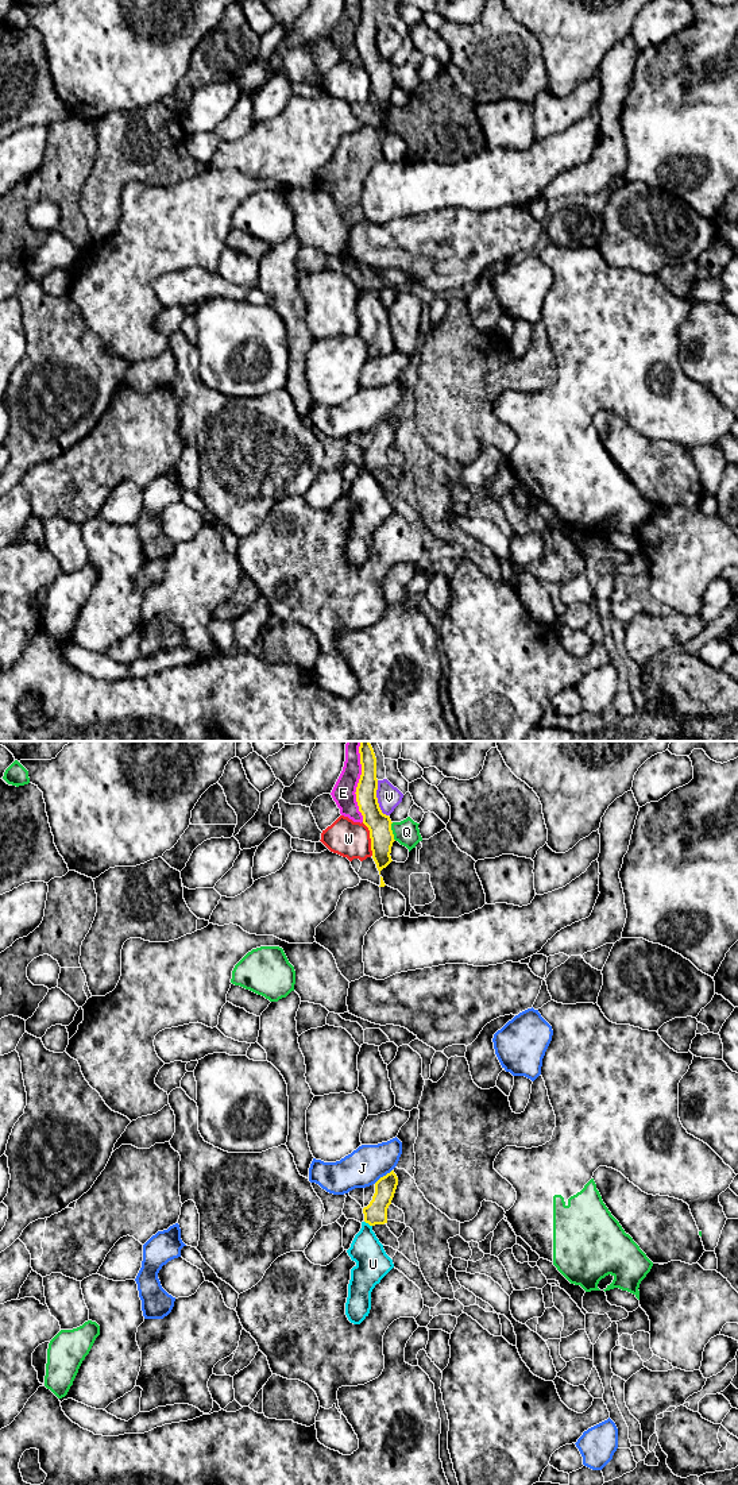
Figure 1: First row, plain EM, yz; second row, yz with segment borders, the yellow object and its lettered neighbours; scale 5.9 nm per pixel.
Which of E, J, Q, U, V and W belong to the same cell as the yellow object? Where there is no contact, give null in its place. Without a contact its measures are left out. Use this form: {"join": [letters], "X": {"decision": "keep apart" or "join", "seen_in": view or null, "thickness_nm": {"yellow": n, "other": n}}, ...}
{"join": ["U"], "E": {"decision": "keep apart", "seen_in": "yz", "thickness_nm": {"yellow": 130, "other": 140}}, "J": {"decision": "keep apart", "seen_in": "yz", "thickness_nm": {"yellow": 140, "other": 220}}, "Q": {"decision": "keep apart", "seen_in": "yz", "thickness_nm": {"yellow": 140, "other": 150}}, "U": {"decision": "join", "seen_in": "yz", "thickness_nm": {"yellow": 140, "other": 200}}, "V": {"decision": "keep apart", "seen_in": "yz", "thickness_nm": {"yellow": 140, "other": 140}}, "W": {"decision": "keep apart", "seen_in": "yz", "thickness_nm": {"yellow": 140, "other": 220}}}

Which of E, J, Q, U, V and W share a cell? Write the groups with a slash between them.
E / J / Q / U / V / W

